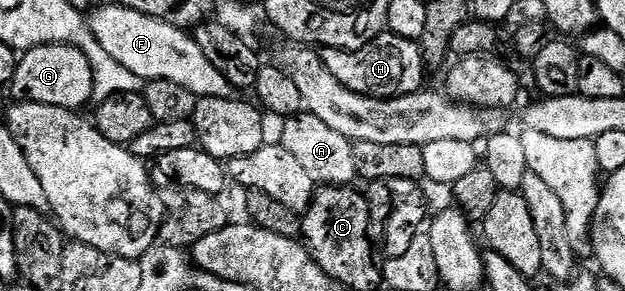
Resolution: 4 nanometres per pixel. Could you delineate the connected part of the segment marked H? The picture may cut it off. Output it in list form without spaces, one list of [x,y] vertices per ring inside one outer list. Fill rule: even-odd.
[[[388,31],[358,49],[321,49],[320,55],[327,71],[331,71],[343,87],[364,97],[406,97],[420,93],[427,74],[420,44]]]

